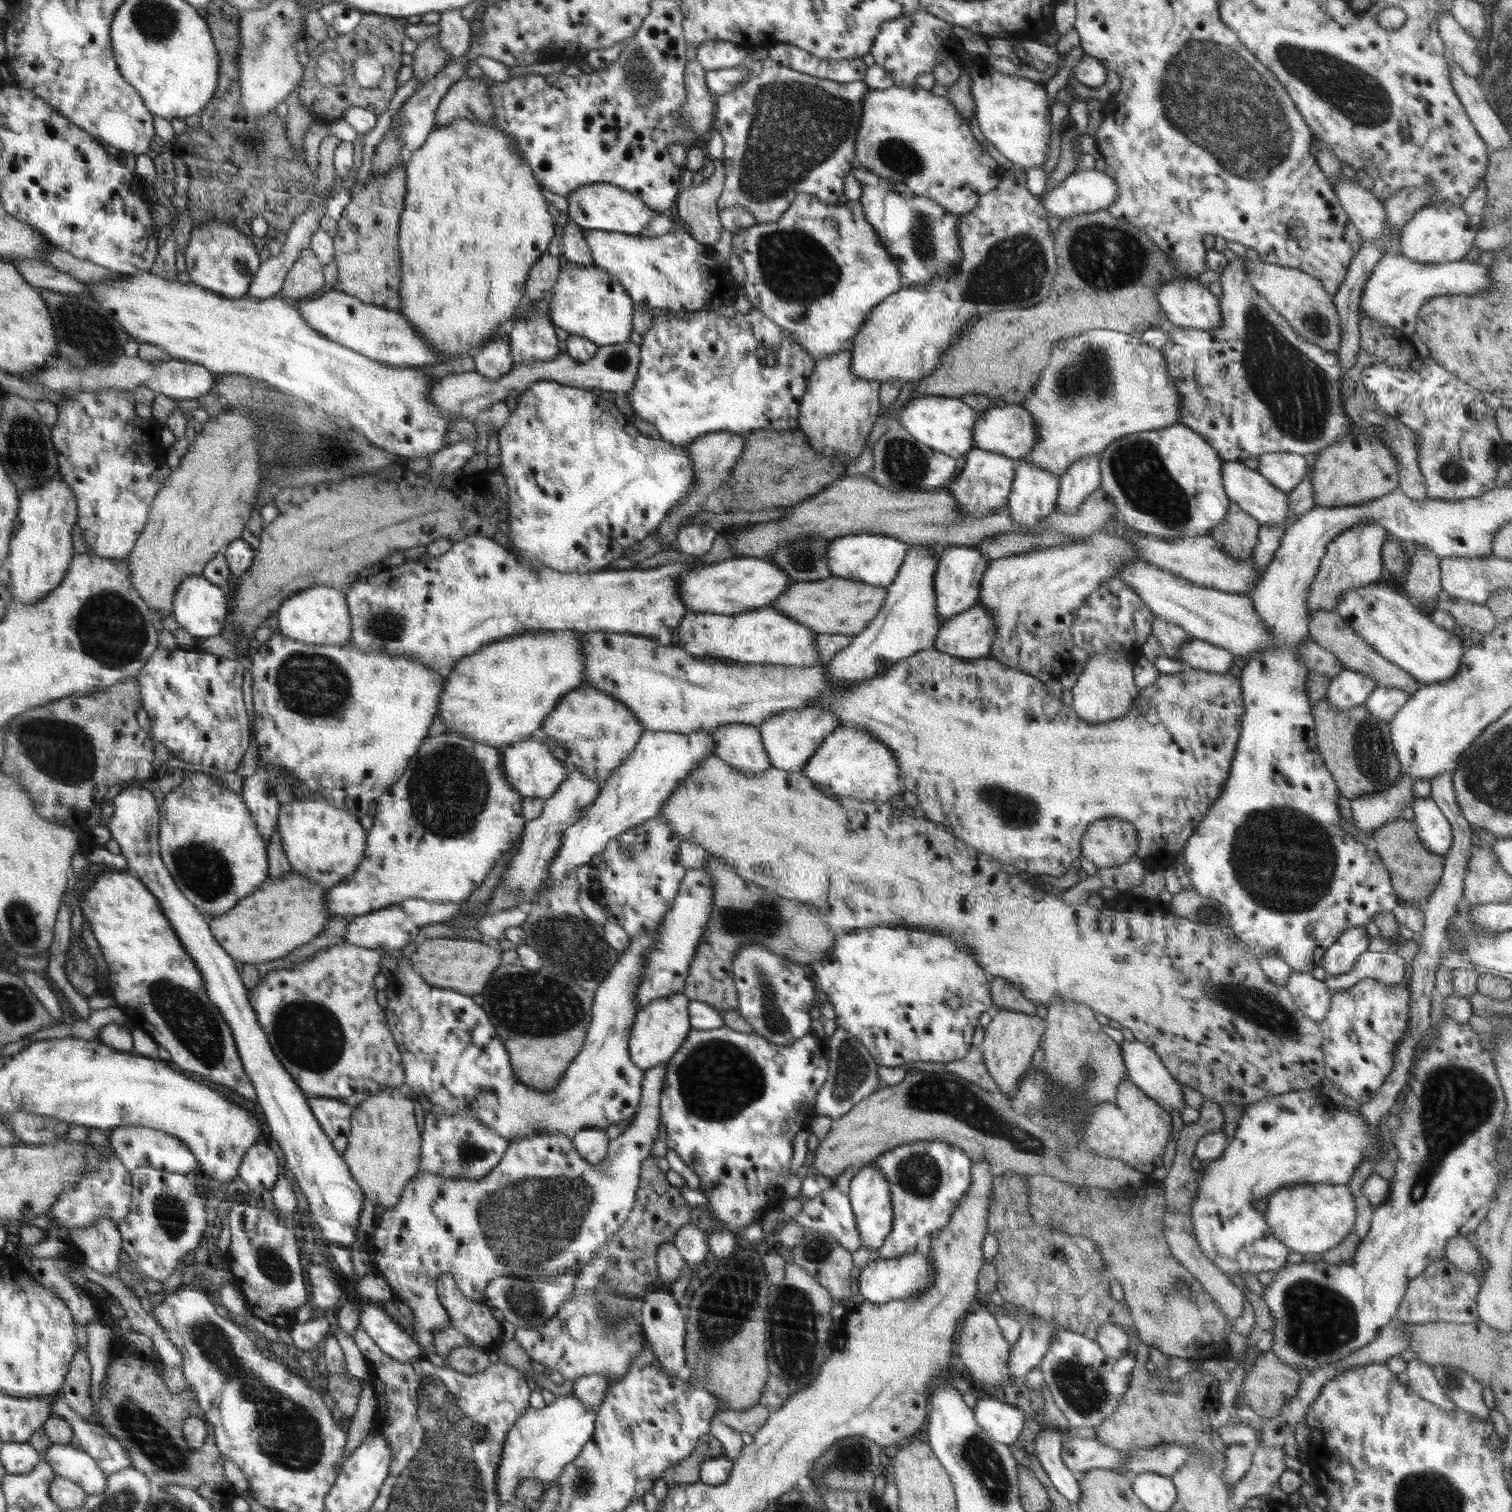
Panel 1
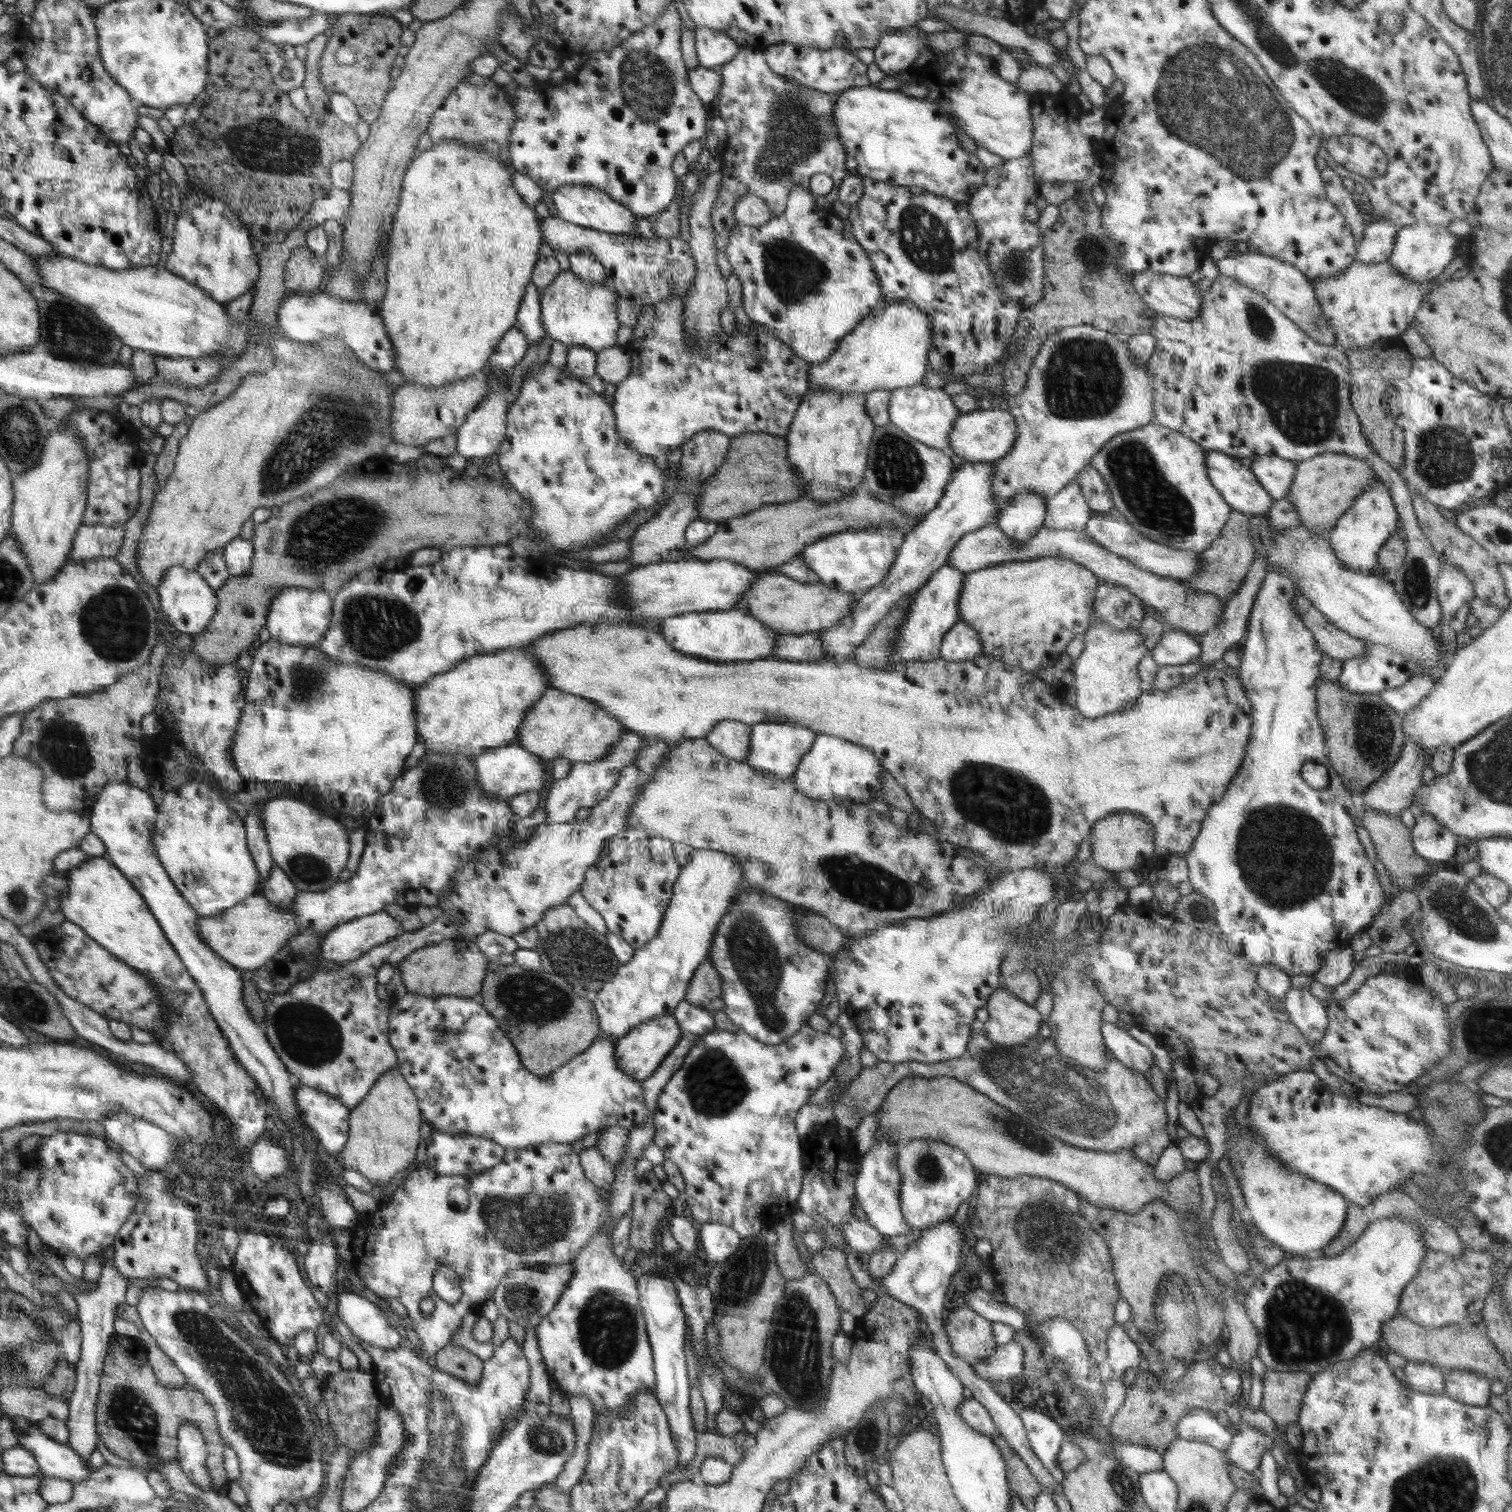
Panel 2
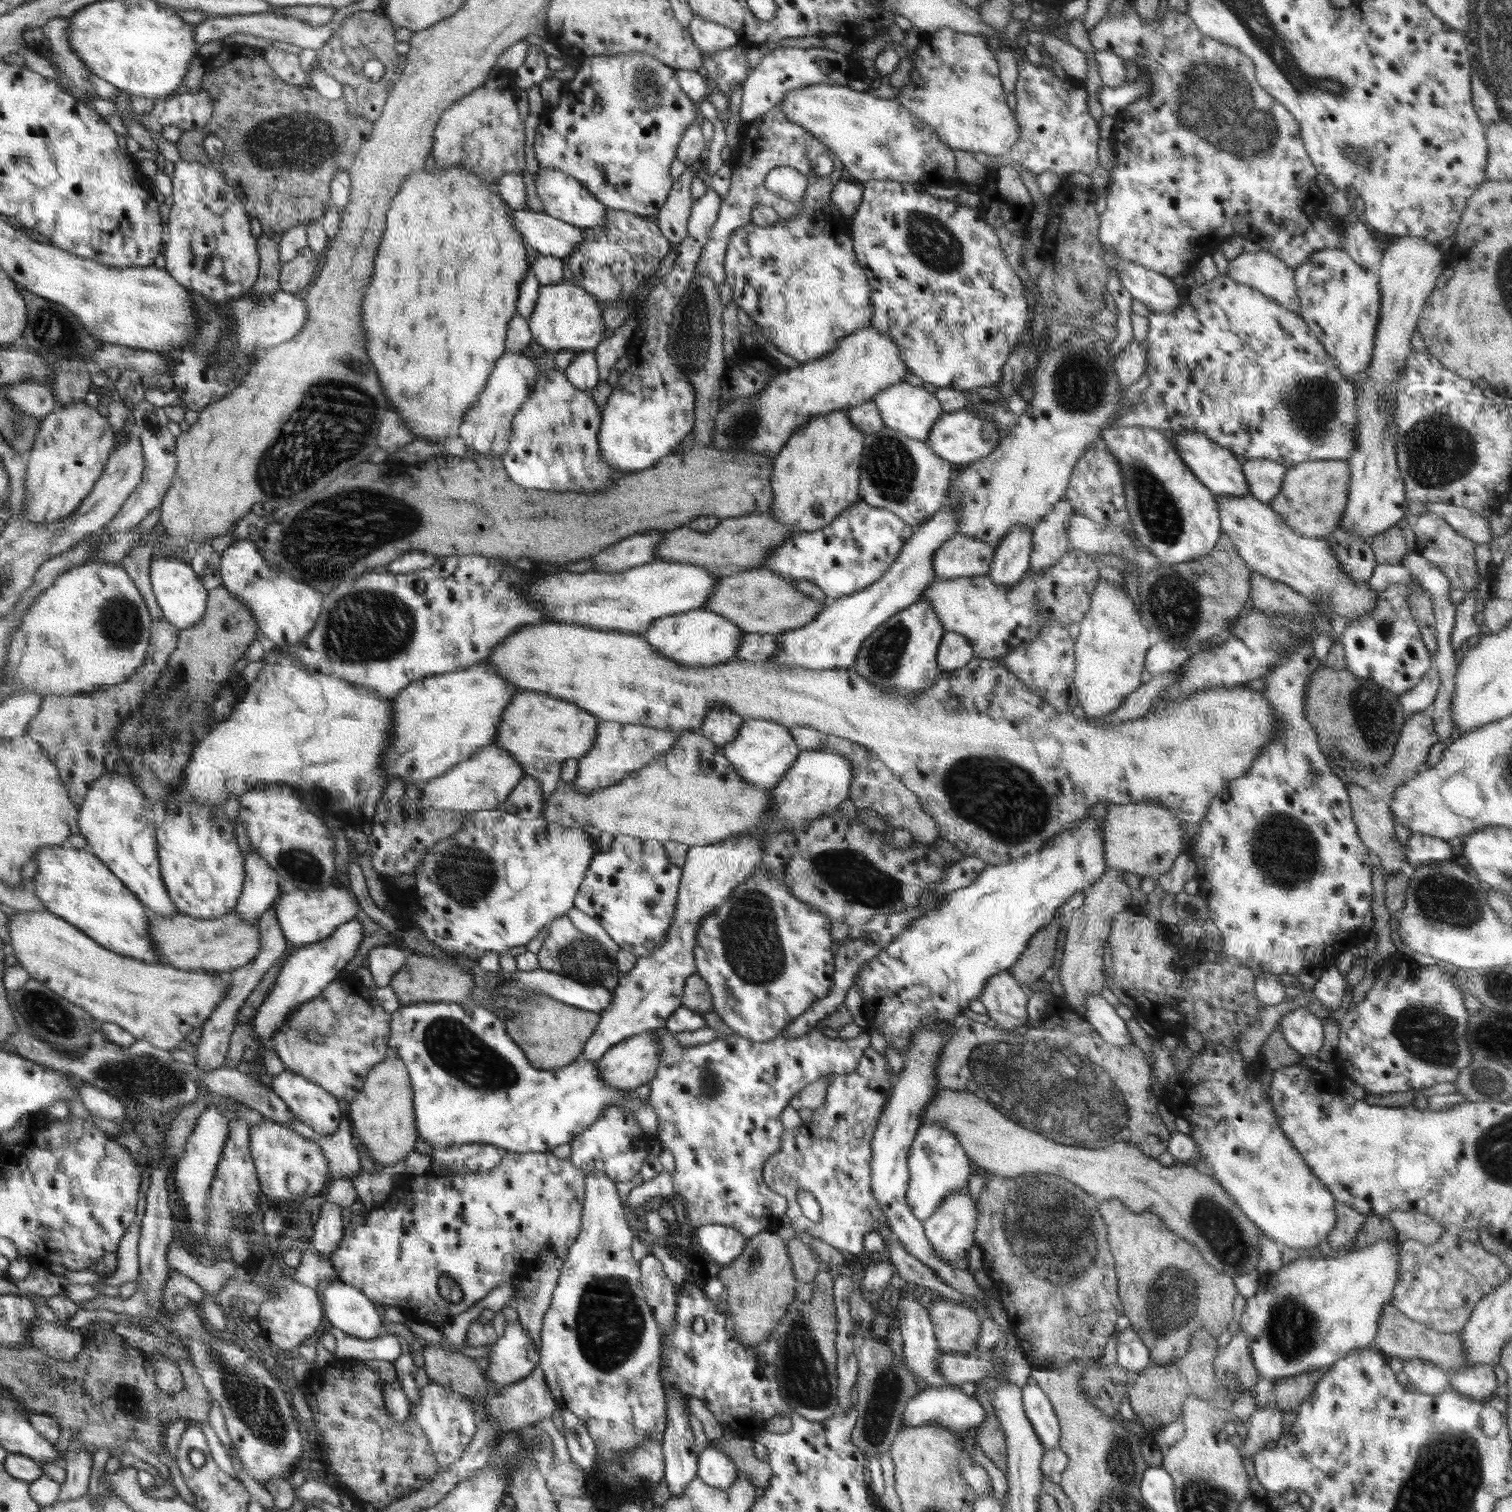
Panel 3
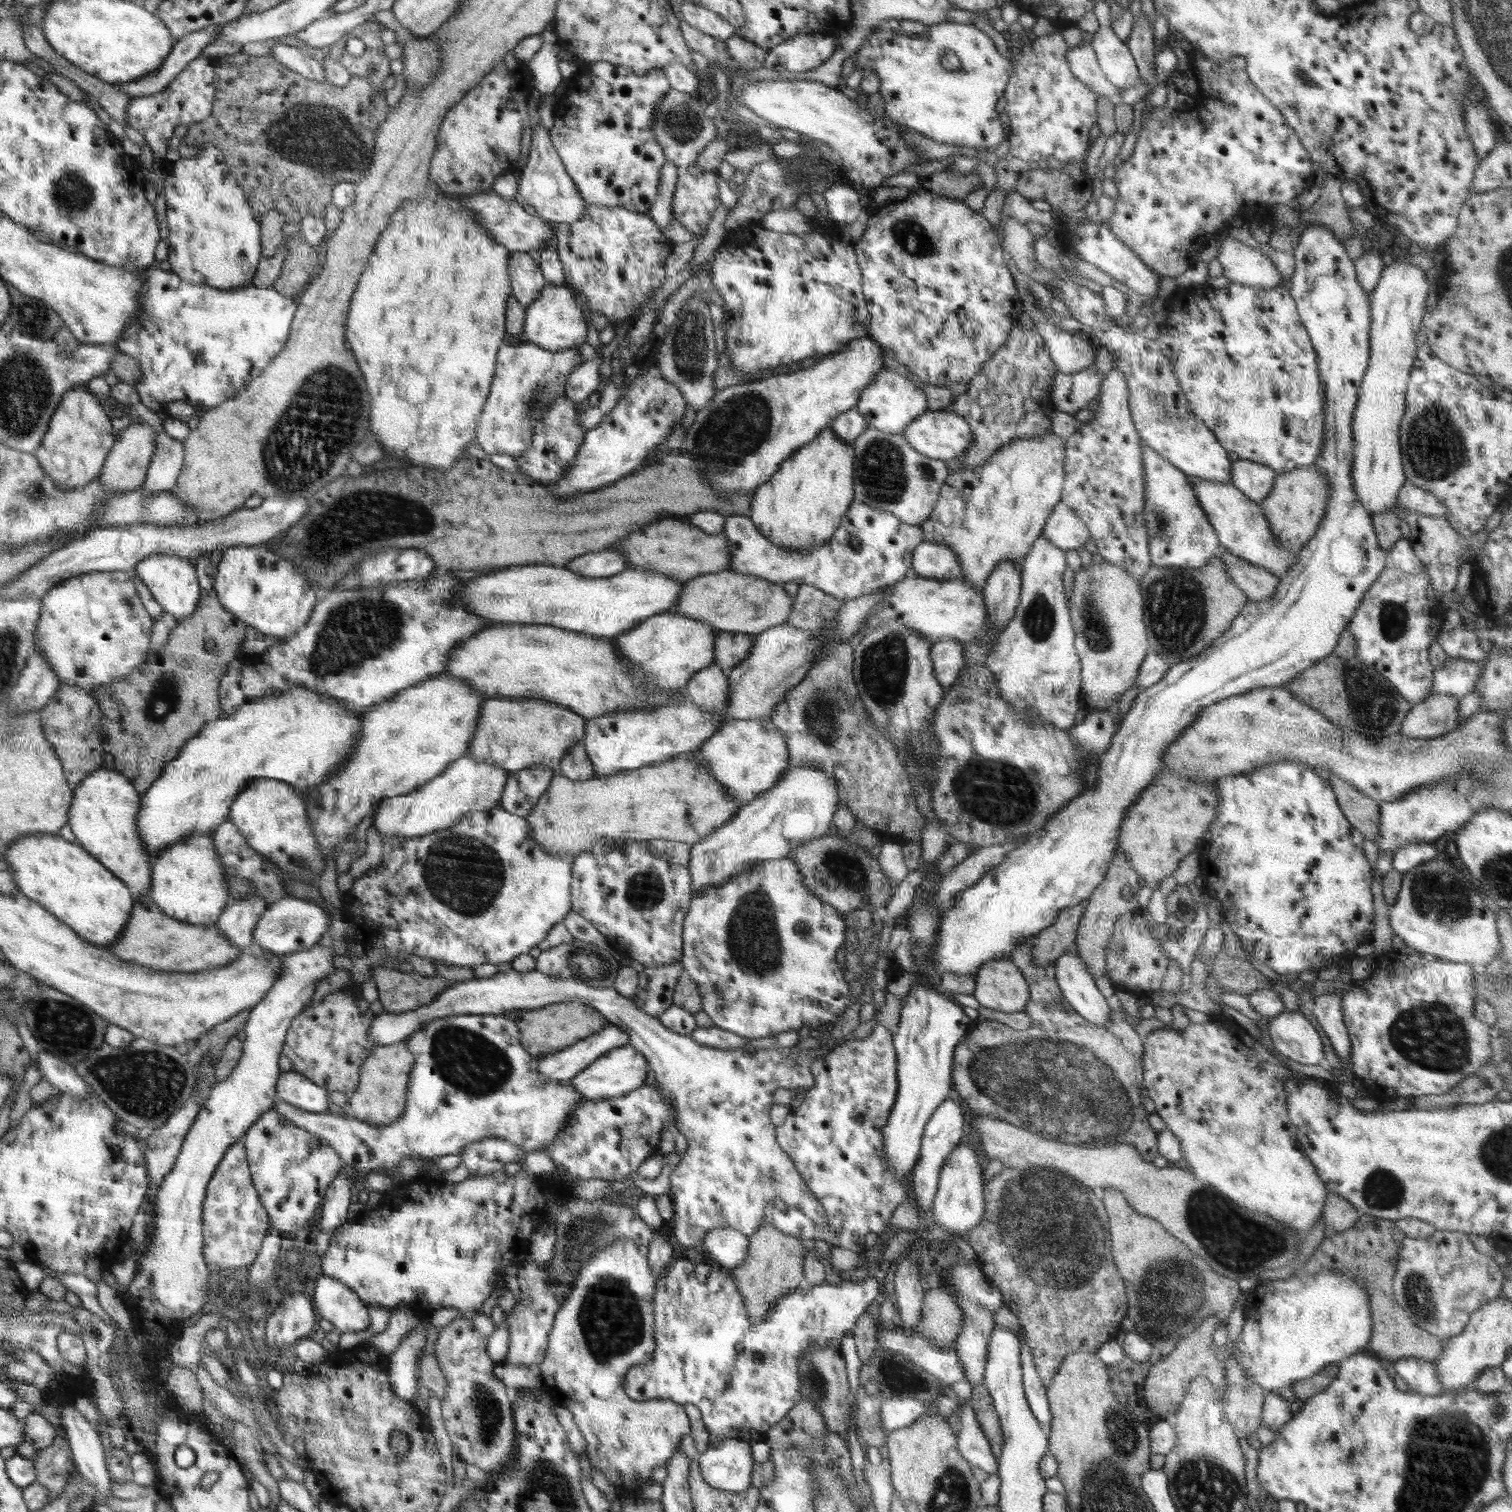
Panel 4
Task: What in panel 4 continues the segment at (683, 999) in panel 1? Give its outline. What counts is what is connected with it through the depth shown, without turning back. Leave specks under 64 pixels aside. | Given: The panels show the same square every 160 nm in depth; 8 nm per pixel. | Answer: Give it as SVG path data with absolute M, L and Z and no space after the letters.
M627 1044L601 1056L592 1066L585 1068L580 1075L570 1080L570 1085L584 1096L584 1100L596 1101L610 1099L612 1096L622 1096L640 1088L651 1077L648 1060L636 1048Z

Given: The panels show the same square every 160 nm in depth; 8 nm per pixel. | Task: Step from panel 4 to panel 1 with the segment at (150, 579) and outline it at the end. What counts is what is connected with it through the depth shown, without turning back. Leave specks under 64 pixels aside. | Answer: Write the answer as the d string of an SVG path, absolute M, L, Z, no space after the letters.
M201 574L186 577L184 582L178 586L173 608L172 614L176 618L178 627L198 638L221 635L229 616L228 596L225 594L225 590Z

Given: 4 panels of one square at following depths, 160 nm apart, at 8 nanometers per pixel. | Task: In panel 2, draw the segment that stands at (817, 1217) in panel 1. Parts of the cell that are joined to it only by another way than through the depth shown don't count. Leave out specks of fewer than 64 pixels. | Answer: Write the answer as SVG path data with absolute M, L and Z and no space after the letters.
M854 1214L850 1219L842 1221L837 1228L842 1232L847 1246L857 1253L871 1254L888 1246L886 1235L881 1235L866 1221L858 1220Z

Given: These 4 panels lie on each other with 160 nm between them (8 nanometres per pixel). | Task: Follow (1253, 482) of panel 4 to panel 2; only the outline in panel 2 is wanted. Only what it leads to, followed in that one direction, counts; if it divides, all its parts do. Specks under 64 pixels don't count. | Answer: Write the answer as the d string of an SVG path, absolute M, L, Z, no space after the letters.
M1274 455L1256 457L1247 462L1250 470L1274 501L1287 496L1298 461Z

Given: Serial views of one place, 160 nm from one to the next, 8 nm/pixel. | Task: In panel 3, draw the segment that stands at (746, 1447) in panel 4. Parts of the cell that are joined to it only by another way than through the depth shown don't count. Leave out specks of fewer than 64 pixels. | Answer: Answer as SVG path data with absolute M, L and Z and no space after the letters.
M714 1446L706 1447L697 1458L697 1477L714 1488L726 1489L732 1486L739 1472L734 1461Z

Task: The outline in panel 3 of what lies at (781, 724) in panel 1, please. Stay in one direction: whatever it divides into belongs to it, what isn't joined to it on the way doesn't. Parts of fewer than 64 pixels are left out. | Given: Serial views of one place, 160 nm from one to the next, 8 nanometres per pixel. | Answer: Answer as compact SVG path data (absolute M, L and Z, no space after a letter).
M754 718L743 721L736 738L725 744L722 752L744 782L750 786L756 785L771 790L783 779L785 772L801 753L795 742L788 728L783 725L771 720Z

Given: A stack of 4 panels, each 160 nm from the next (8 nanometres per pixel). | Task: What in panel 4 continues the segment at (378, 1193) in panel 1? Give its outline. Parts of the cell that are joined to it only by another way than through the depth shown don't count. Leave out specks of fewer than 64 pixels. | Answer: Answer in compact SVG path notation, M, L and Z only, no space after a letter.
M406 1043L376 1047L361 1067L360 1086L349 1099L349 1115L377 1127L400 1120L408 1106L409 1078L414 1066L415 1056Z

